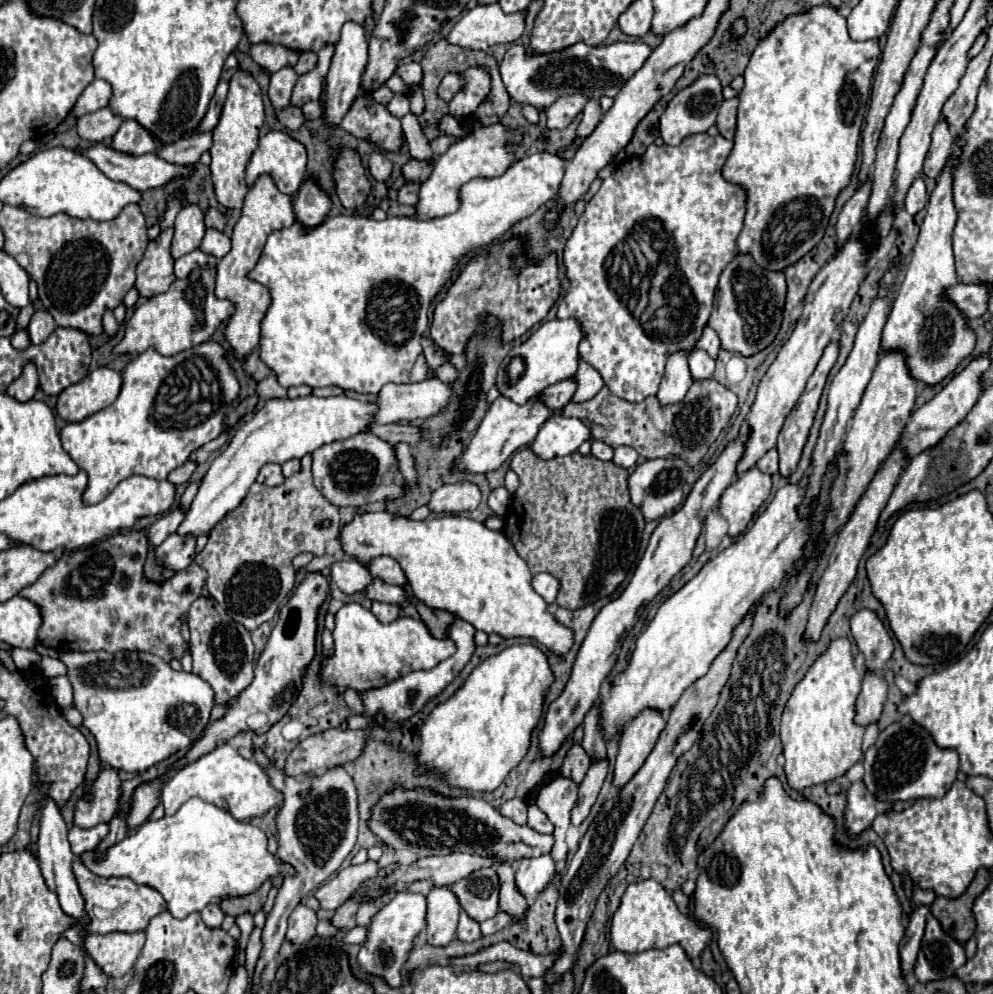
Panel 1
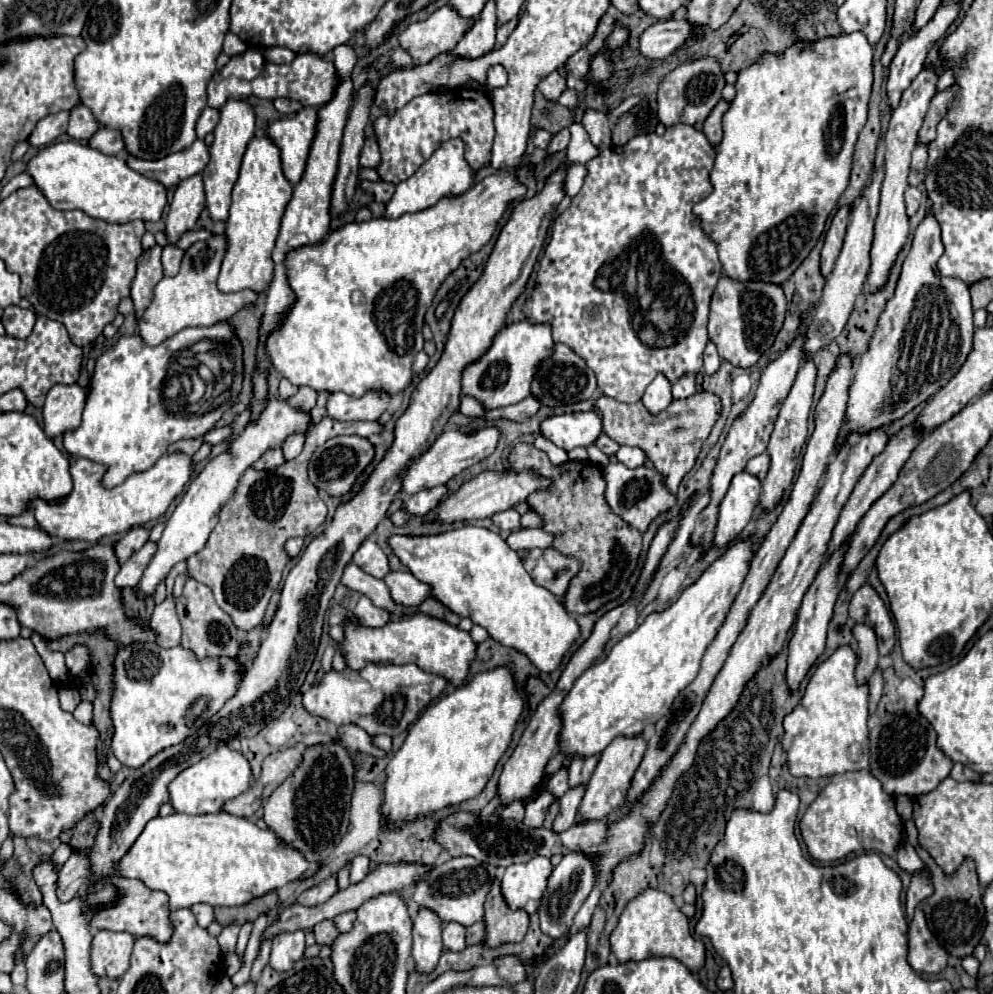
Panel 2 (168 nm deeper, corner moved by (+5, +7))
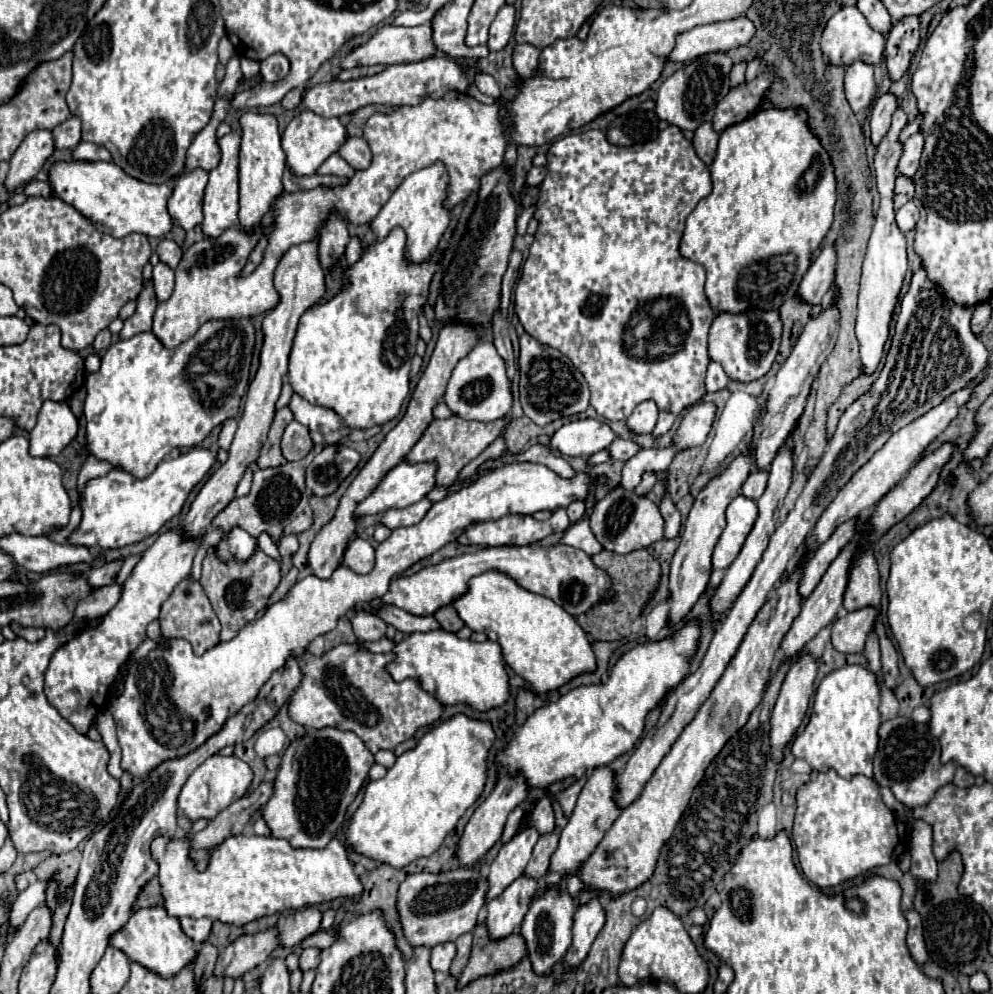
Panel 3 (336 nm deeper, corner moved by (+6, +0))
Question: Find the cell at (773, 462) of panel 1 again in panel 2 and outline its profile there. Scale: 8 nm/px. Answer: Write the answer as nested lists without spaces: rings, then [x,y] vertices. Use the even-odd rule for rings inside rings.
[[[763,452],[763,454],[755,456],[755,458],[751,458],[749,464],[745,466],[745,470],[747,470],[749,474],[757,476],[759,480],[763,480],[763,478],[767,476],[767,470],[769,470],[769,456]]]

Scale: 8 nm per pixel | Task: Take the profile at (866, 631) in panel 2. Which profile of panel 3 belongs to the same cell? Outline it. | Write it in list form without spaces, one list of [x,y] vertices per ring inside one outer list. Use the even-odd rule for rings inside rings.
[[[862,607],[858,611],[850,611],[842,617],[836,617],[830,629],[832,647],[836,651],[842,649],[844,653],[860,653],[864,649],[868,631],[872,629],[876,615],[876,607]]]

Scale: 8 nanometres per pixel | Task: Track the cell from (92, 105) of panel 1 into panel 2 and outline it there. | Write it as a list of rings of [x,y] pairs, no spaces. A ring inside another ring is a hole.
[[[63,110],[63,112],[57,112],[57,114],[51,114],[51,116],[43,118],[35,126],[35,130],[31,132],[29,144],[31,146],[37,146],[37,148],[43,148],[43,146],[51,144],[57,136],[61,136],[67,130],[69,114],[71,114],[71,110]]]

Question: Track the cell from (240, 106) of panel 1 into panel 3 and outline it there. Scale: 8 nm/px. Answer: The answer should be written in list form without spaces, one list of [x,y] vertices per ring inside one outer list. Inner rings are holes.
[[[234,131],[226,137],[222,137],[220,141],[220,149],[222,149],[222,161],[216,169],[210,171],[210,181],[206,187],[206,195],[204,195],[204,221],[200,223],[202,233],[210,239],[216,239],[218,235],[222,235],[224,229],[228,227],[236,227],[238,225],[238,149],[240,149],[240,135]]]

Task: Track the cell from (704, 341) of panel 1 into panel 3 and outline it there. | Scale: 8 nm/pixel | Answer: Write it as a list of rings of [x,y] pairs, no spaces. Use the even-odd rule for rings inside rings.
[[[710,363],[708,365],[708,373],[706,373],[706,393],[716,393],[716,391],[722,391],[726,389],[728,385],[728,375],[724,373],[722,365],[720,363]]]

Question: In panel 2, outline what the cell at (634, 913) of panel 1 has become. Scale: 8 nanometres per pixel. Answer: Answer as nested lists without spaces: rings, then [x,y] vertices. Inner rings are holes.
[[[647,888],[631,898],[619,916],[619,924],[611,932],[611,950],[619,962],[643,960],[649,956],[673,956],[683,962],[691,972],[705,964],[705,944],[689,930],[687,916],[675,906],[673,898],[657,888]]]

